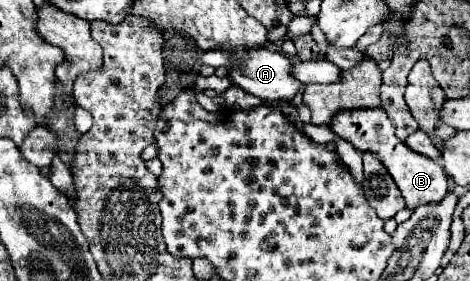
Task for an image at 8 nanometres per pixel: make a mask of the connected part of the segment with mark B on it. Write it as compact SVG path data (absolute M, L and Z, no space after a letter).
M361 108L355 112L339 112L339 116L331 120L329 128L335 136L353 144L357 150L371 152L379 158L379 162L387 168L397 188L401 190L409 210L415 210L421 204L439 202L447 194L449 180L445 176L445 170L427 156L419 156L417 152L407 148L407 144L395 136L395 126L391 124L389 116L383 112L383 108Z

